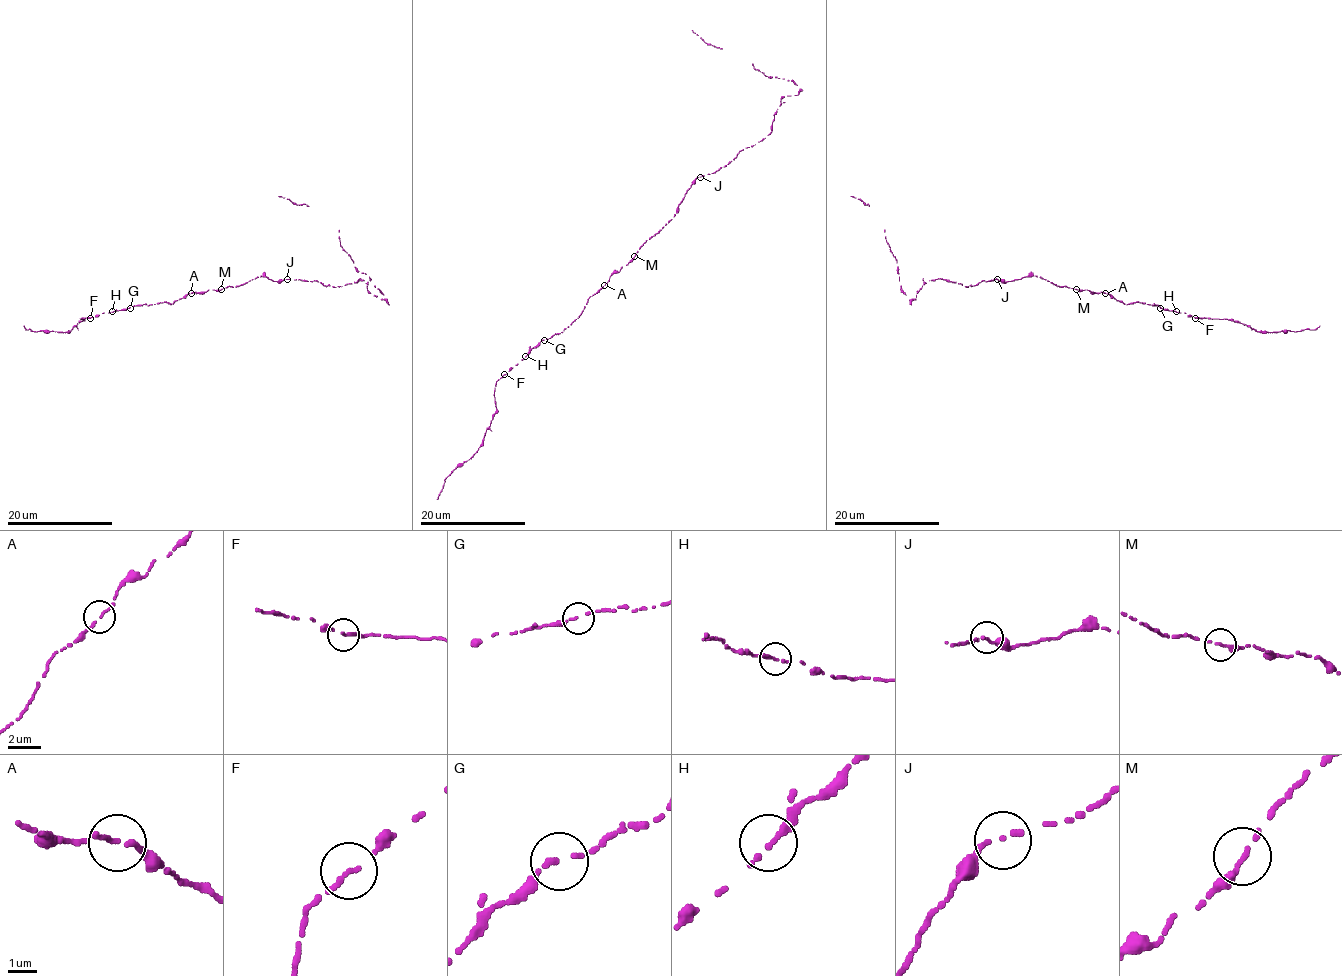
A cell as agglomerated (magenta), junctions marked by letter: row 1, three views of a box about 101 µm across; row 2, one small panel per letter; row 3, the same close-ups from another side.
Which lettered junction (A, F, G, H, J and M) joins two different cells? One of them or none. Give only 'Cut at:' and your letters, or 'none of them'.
Cut at: none of them

